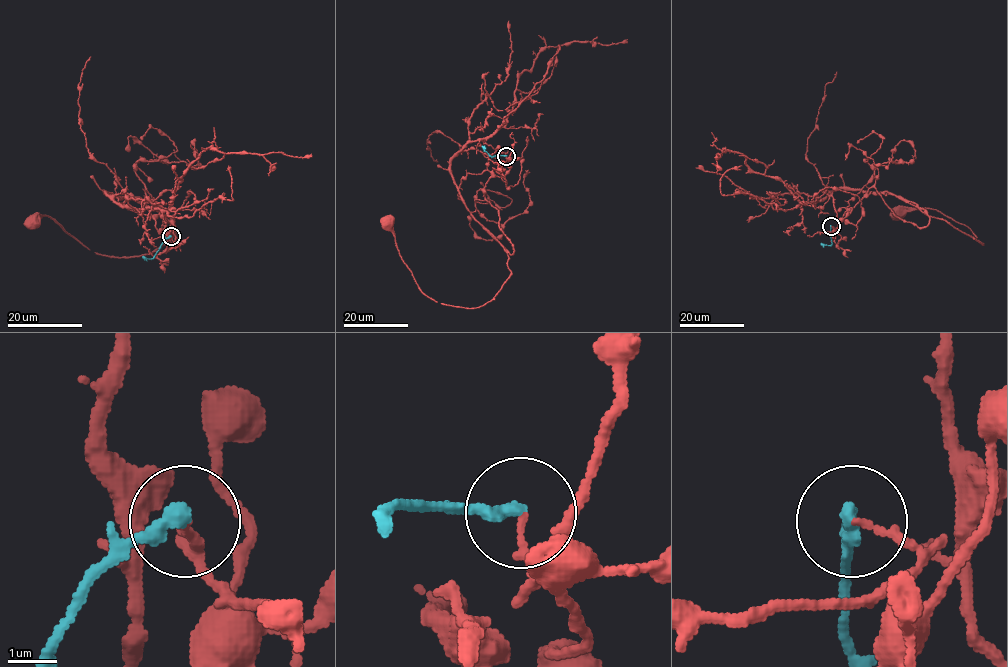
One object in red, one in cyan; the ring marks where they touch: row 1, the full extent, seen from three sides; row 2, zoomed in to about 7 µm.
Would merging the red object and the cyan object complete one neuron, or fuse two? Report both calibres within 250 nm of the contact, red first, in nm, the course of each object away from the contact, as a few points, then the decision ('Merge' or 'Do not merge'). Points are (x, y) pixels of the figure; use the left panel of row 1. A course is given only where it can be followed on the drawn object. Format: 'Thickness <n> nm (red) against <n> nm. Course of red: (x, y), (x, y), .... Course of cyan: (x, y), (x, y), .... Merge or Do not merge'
Thickness 120 nm (red) against 320 nm. Course of red: (171, 236), (145, 191), (179, 235), (174, 225), (139, 256), (97, 254), (48, 215), (33, 224). Course of cyan: (171, 236), (153, 257), (142, 257). Do not merge

